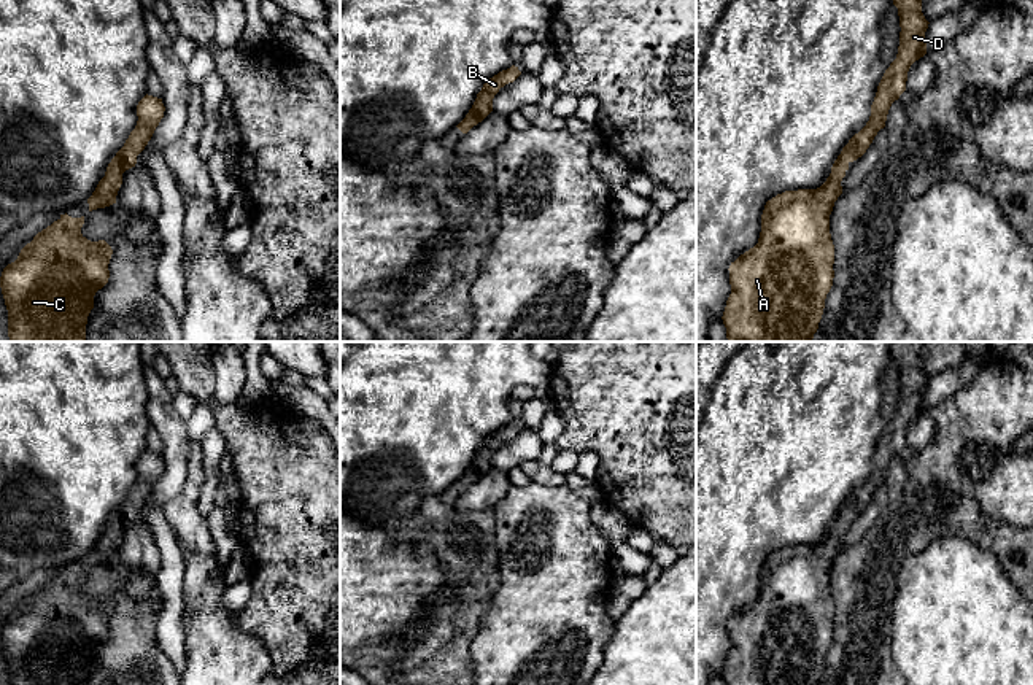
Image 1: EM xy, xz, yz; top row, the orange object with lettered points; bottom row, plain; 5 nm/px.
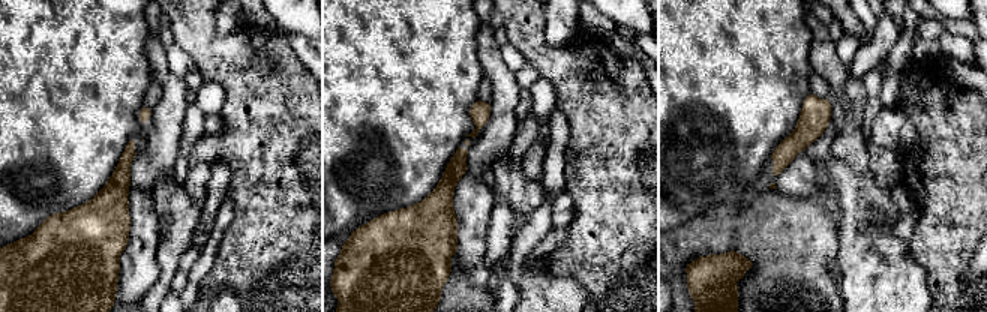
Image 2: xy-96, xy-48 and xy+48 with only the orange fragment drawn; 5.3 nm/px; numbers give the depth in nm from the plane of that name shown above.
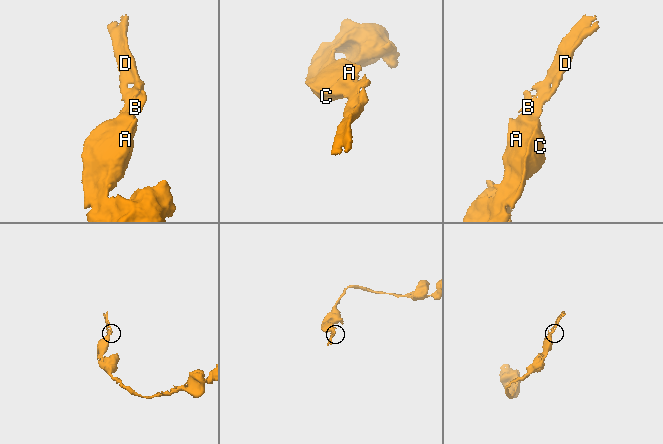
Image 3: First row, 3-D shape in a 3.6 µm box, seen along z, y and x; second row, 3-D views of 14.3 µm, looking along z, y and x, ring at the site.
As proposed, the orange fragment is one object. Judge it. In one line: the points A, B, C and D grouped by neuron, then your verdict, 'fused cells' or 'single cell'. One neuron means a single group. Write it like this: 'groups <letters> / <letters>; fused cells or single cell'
groups A B C D; single cell

